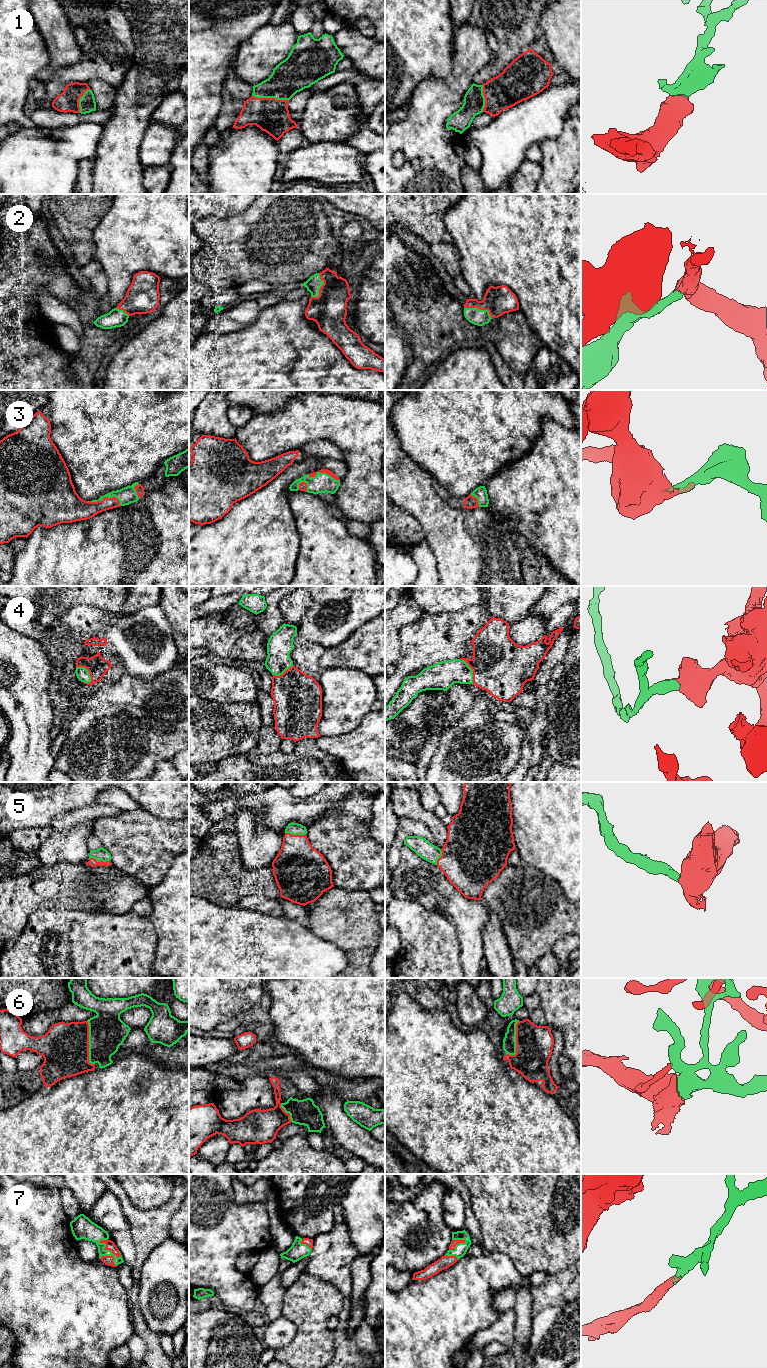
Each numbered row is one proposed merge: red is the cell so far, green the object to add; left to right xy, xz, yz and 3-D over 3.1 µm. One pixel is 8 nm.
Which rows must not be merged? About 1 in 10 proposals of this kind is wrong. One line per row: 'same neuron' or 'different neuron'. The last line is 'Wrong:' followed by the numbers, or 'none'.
1: same neuron
2: same neuron
3: same neuron
4: same neuron
5: same neuron
6: same neuron
7: same neuron
Wrong: none

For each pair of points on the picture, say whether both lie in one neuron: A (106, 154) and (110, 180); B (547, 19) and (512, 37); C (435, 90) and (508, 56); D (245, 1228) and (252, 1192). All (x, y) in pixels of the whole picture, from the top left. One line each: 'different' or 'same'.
A: same
B: different
C: different
D: different

